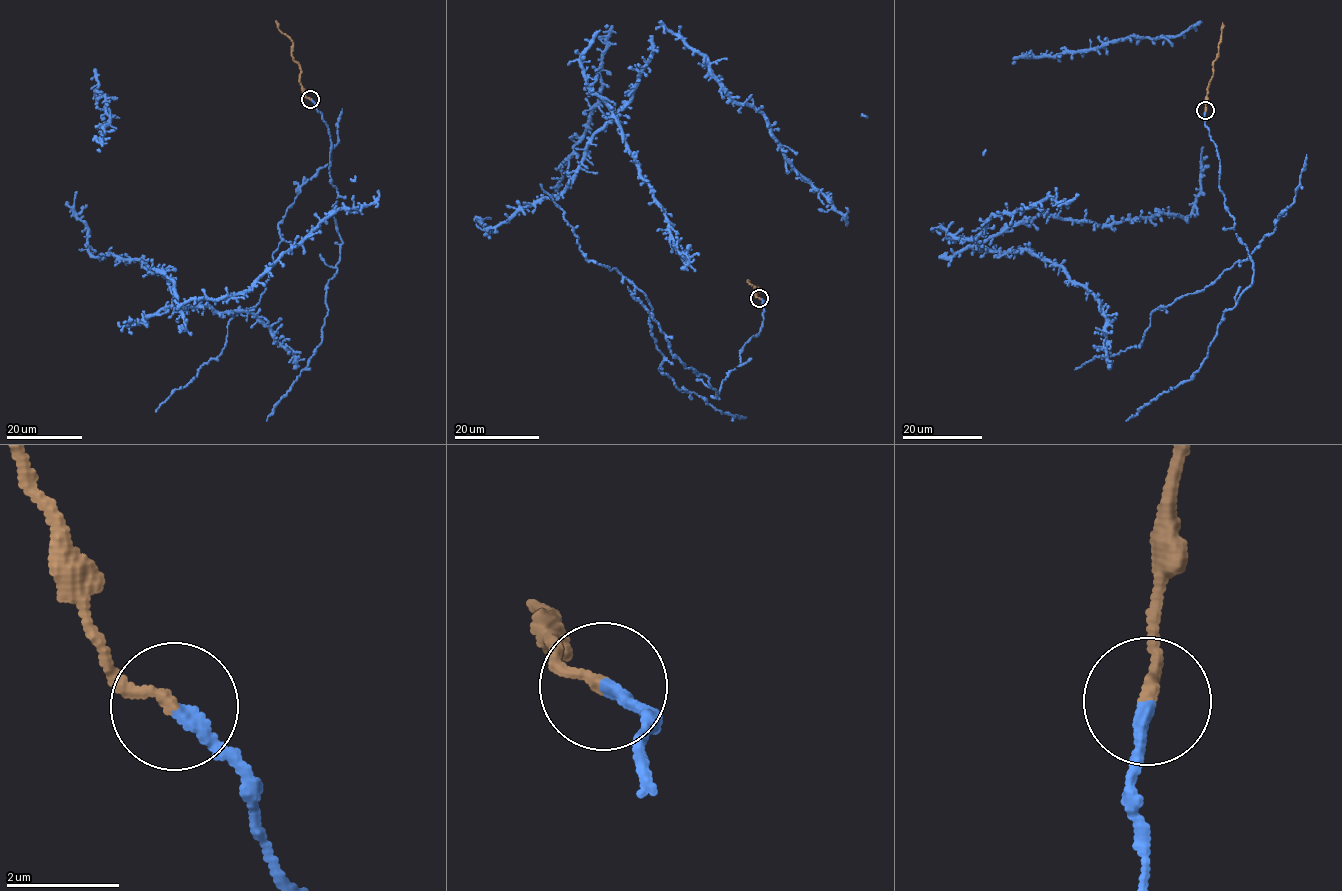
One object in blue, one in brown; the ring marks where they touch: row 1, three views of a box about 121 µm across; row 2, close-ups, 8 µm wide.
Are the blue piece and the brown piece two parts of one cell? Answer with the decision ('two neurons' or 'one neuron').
one neuron

